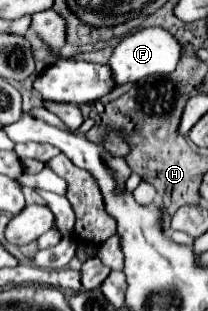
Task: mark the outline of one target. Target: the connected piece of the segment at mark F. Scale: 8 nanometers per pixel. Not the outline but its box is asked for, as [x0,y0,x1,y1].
[110,27,182,85]

